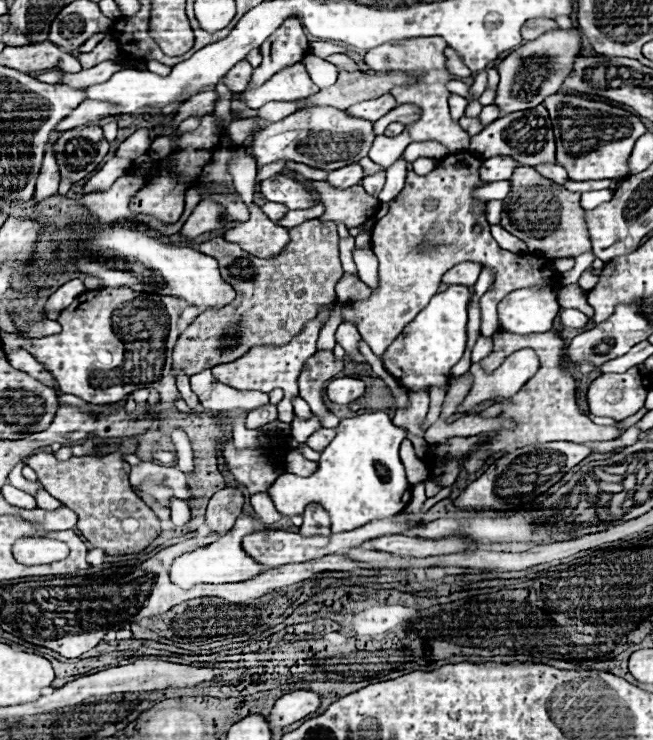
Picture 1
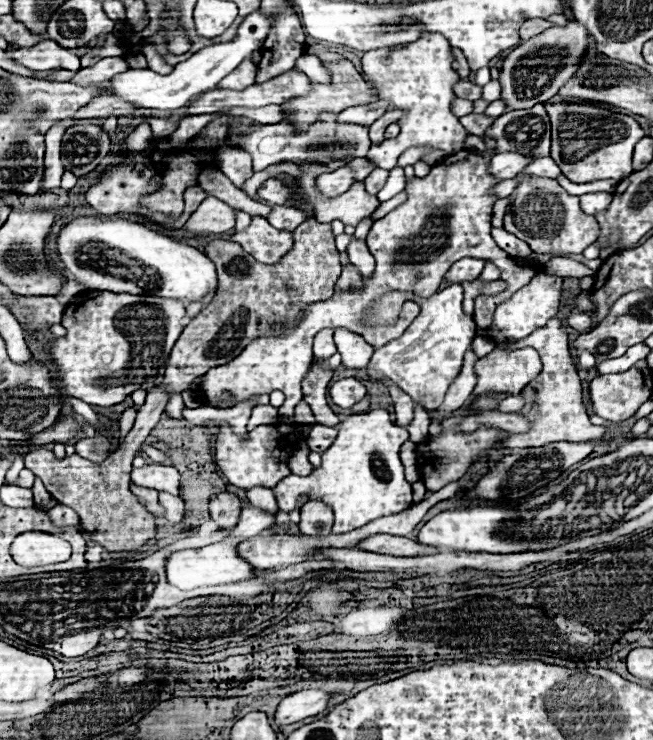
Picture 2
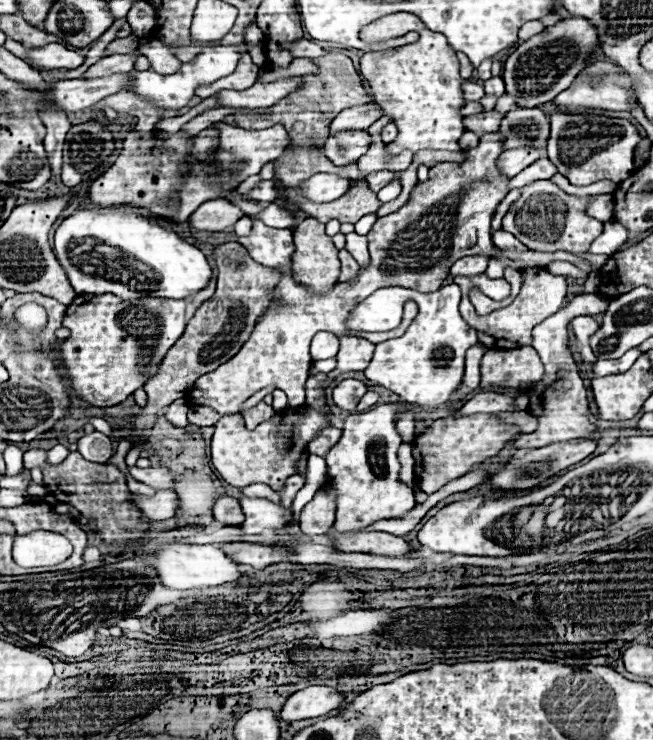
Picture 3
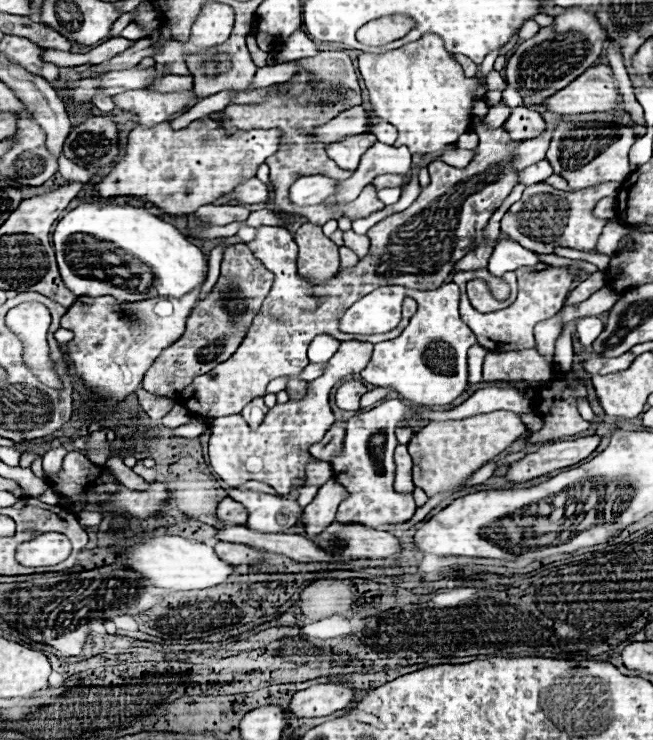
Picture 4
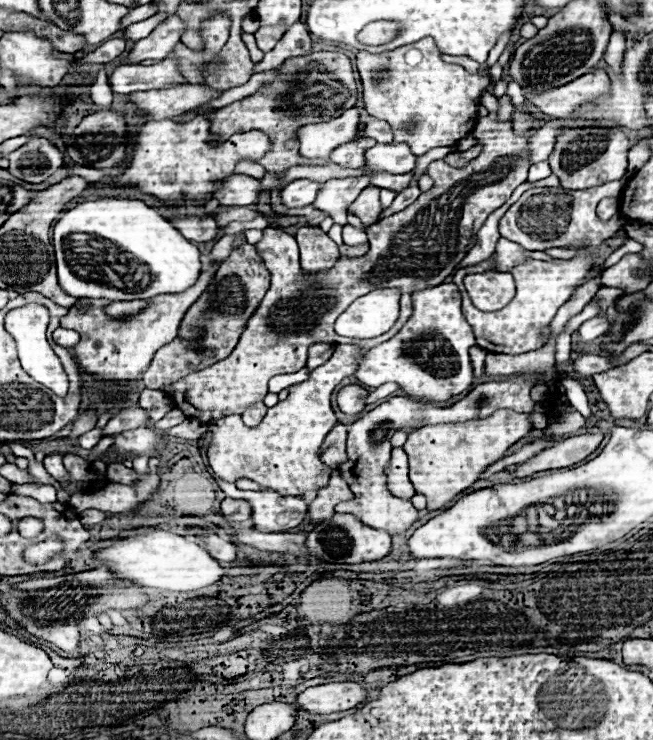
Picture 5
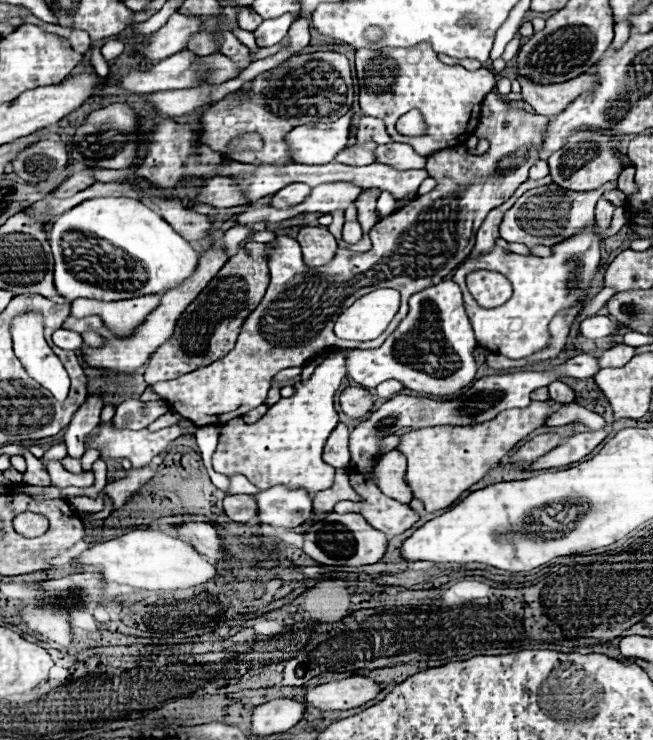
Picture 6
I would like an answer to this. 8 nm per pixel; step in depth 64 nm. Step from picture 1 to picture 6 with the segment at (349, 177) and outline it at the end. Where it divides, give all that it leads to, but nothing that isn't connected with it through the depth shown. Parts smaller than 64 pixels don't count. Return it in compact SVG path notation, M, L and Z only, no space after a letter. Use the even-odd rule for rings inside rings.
M294 182L292 186L286 186L280 192L276 192L270 200L270 206L274 206L274 208L298 206L300 202L304 202L304 198L308 198L308 192L312 192L312 188L308 184Z

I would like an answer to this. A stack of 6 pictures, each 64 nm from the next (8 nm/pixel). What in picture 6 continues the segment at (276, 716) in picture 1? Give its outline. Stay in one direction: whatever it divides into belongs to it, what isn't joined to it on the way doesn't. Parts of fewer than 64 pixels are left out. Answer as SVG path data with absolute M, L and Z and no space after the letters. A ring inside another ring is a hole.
M352 676L336 682L326 682L316 688L306 690L306 706L314 706L318 710L350 710L366 704L376 698L380 686L364 676Z

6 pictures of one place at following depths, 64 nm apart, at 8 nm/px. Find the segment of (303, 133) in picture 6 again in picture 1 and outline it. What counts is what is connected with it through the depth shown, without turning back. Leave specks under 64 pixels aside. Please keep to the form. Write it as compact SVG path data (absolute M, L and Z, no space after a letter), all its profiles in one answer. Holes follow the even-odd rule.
M384 94L384 96L376 98L376 100L368 100L368 102L360 102L356 106L350 106L348 114L356 116L356 118L370 120L370 122L376 122L378 118L386 116L396 106L398 106L398 102L394 102L394 98L390 94Z

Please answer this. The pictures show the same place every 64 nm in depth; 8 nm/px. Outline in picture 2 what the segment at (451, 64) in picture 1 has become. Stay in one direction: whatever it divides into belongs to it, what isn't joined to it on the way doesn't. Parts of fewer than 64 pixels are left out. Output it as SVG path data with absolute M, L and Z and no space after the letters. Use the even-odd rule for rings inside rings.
M452 50L452 56L454 56L454 70L462 76L462 78L466 78L466 76L470 76L470 68L468 68L468 62L460 50Z

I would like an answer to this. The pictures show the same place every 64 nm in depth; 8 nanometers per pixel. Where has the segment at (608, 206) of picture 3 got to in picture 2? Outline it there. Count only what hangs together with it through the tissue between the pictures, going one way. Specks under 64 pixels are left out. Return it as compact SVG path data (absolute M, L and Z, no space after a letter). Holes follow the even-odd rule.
M590 192L590 194L582 194L582 196L580 196L582 210L588 215L599 213L600 210L604 210L610 202L612 202L612 194L610 194L610 192Z

